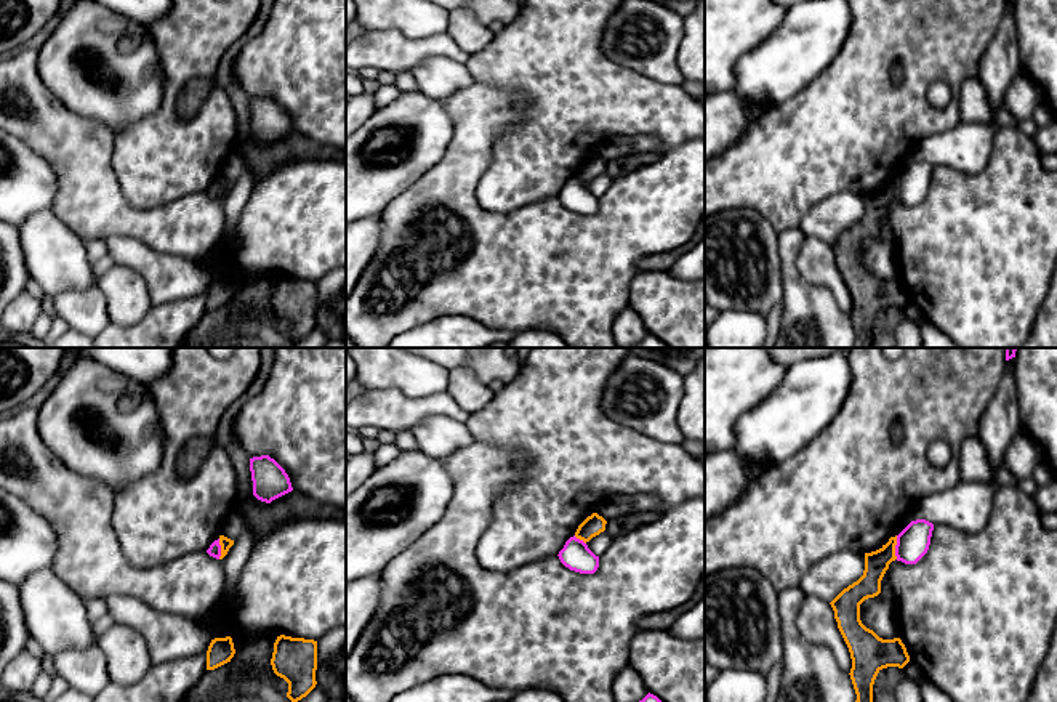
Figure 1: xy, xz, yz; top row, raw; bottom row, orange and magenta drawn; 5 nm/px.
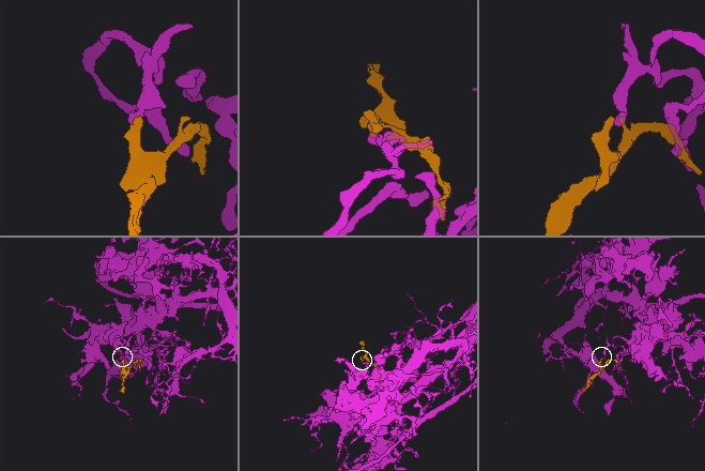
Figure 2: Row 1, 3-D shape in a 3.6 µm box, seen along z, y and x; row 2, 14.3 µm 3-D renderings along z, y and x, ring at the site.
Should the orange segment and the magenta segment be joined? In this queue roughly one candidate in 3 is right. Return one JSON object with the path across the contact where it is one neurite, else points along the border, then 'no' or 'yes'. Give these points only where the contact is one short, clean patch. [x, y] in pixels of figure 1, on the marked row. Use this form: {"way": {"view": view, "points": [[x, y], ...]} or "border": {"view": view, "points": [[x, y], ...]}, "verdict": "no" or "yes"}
{"border": {"view": "yz", "points": [[897, 536], [896, 558]]}, "verdict": "no"}

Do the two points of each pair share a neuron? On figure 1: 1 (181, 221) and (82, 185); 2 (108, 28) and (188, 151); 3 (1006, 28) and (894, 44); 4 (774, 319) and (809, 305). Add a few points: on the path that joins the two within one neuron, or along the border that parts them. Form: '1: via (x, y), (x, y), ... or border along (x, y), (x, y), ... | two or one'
1: via (157, 221), (124, 220), (106, 209) | one
2: border along (162, 69), (160, 106), (127, 127) | two
3: border along (1003, 16), (980, 63) | two
4: border along (782, 303), (782, 321), (774, 330) | two

